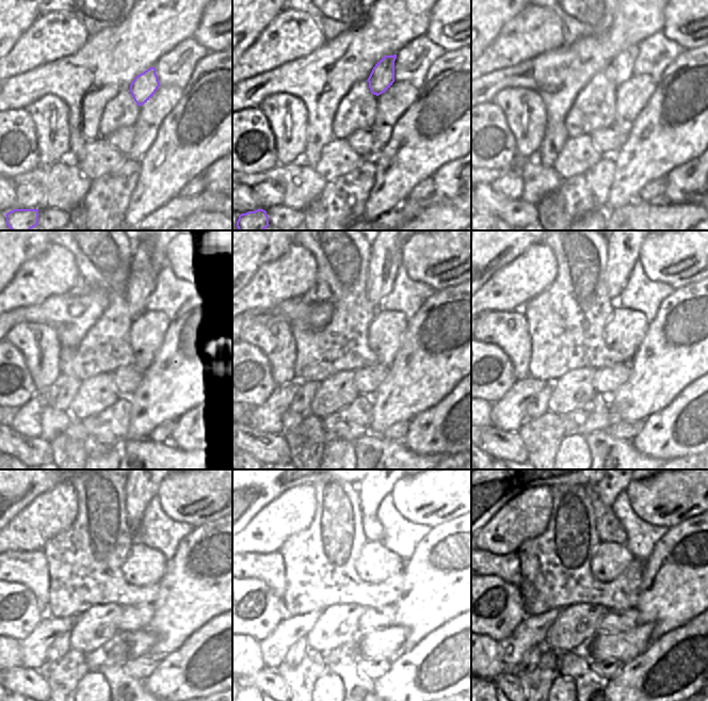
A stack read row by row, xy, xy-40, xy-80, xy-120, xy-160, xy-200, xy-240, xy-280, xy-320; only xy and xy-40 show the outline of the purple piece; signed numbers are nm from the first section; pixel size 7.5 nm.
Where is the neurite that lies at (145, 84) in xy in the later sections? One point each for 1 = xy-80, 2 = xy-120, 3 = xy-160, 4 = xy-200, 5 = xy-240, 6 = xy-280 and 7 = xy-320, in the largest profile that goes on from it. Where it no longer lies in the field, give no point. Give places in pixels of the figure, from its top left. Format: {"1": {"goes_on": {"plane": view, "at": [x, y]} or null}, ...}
{"1": {"goes_on": {"plane": "xy-80", "at": [621, 68]}}, "2": {"goes_on": {"plane": "xy-120", "at": [141, 283]}}, "3": {"goes_on": {"plane": "xy-160", "at": [385, 258]}}, "4": {"goes_on": {"plane": "xy-200", "at": [623, 252]}}, "5": {"goes_on": {"plane": "xy-240", "at": [140, 491]}}, "6": {"goes_on": {"plane": "xy-280", "at": [371, 491]}}, "7": {"goes_on": {"plane": "xy-320", "at": [607, 491]}}}

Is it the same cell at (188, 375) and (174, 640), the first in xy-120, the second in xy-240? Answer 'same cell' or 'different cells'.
same cell

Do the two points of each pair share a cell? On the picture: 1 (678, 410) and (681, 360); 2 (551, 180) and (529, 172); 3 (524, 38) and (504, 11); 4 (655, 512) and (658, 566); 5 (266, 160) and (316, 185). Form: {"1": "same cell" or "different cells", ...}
{"1": "different cells", "2": "same cell", "3": "different cells", "4": "different cells", "5": "different cells"}

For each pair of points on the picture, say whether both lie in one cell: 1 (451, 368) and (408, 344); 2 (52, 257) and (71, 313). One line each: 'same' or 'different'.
1: same
2: different

